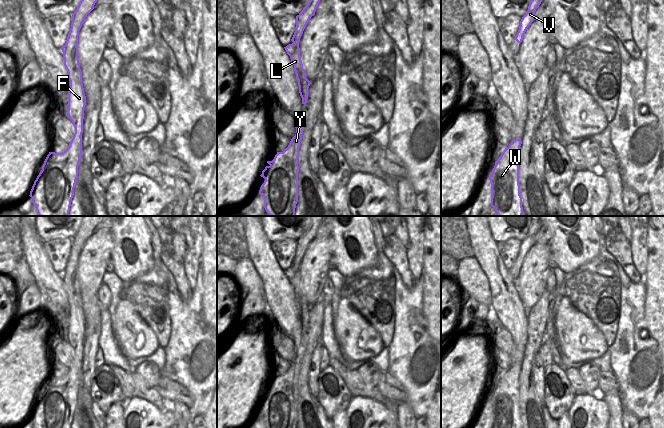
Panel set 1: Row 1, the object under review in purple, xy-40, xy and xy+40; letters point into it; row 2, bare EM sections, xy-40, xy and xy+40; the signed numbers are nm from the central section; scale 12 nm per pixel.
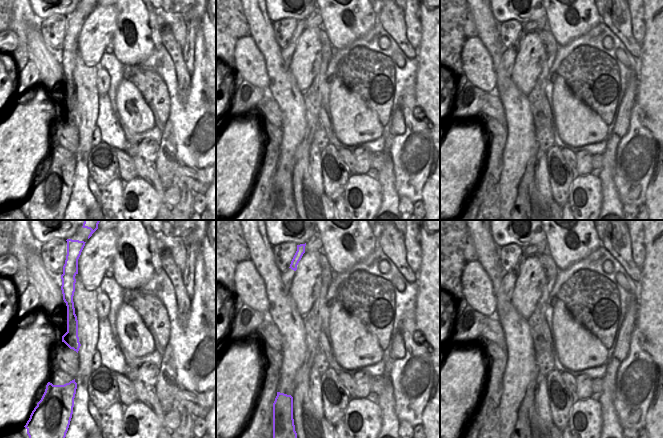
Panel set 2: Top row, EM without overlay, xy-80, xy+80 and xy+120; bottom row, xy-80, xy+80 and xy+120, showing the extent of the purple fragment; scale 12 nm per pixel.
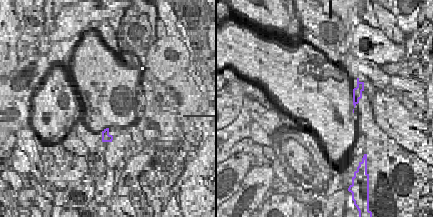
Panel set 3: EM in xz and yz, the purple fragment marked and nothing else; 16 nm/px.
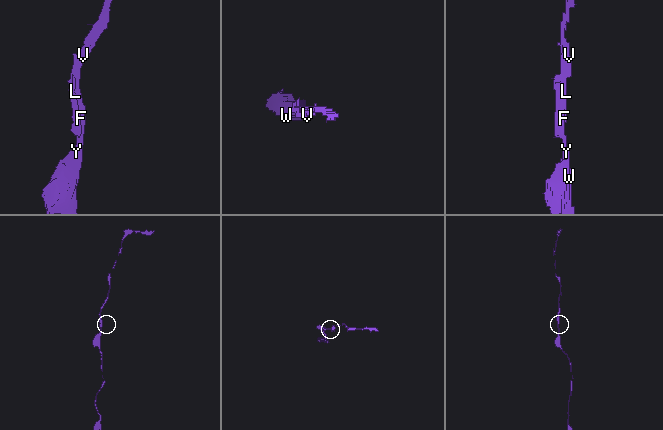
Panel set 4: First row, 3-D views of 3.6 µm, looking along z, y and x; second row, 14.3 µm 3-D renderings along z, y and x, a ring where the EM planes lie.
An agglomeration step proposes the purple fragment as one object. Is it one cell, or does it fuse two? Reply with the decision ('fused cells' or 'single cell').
single cell

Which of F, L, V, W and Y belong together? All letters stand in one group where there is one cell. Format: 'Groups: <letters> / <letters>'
Groups: F L V W Y.

